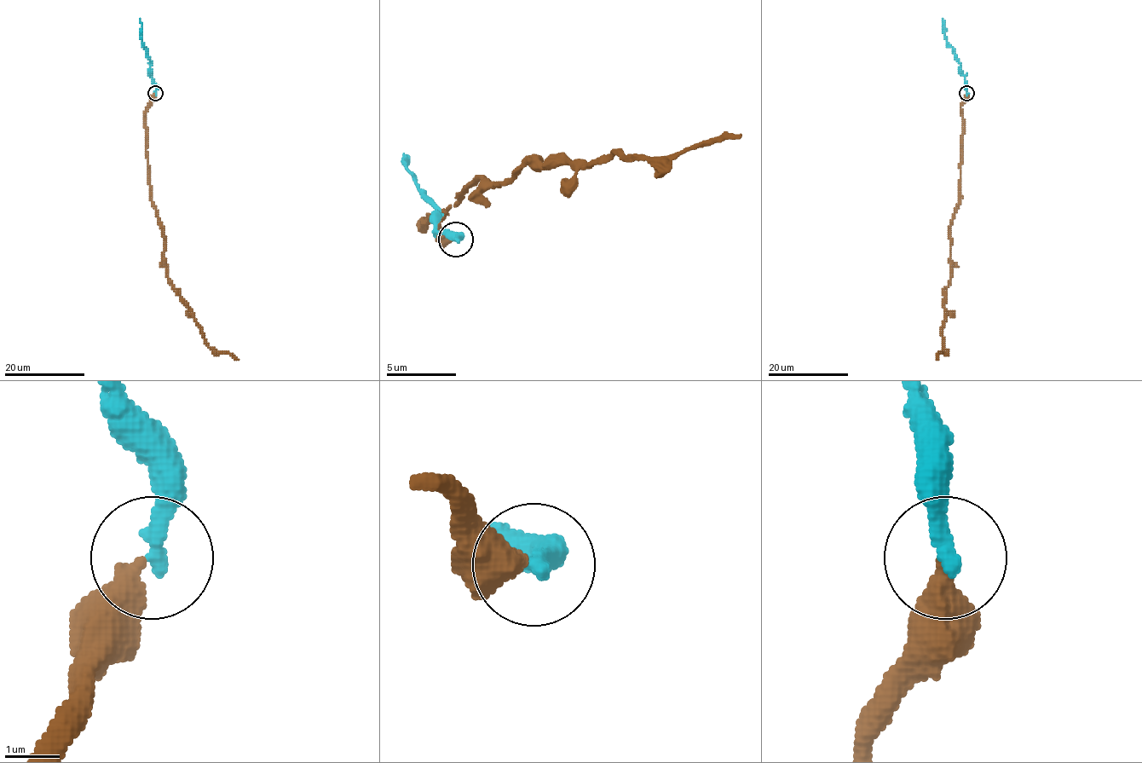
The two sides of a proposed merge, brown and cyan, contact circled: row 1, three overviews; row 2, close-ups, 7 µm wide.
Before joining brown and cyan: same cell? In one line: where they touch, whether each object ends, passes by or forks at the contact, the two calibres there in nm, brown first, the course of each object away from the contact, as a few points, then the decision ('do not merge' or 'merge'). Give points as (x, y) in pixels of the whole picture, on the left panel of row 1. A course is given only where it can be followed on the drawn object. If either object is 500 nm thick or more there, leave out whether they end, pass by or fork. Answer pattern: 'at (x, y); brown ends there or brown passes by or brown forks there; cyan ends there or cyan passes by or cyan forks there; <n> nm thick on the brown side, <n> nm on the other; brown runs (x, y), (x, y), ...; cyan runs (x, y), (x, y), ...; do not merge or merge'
at (155, 93); brown ends there; cyan ends there; 400 nm thick on the brown side, 360 nm on the other; brown runs (155, 94), (147, 111), (147, 157), (150, 199), (164, 241), (166, 277), (200, 327), (204, 341), (238, 360); cyan runs (155, 93), (156, 83), (150, 75), (150, 63), (141, 41), (140, 19); do not merge

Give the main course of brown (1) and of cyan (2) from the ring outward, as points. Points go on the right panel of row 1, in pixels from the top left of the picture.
1: (967, 94), (961, 111), (964, 126), (960, 199), (948, 231), (951, 282), (946, 291), (943, 351), (937, 360)
2: (967, 93), (961, 63), (947, 41), (943, 19)

